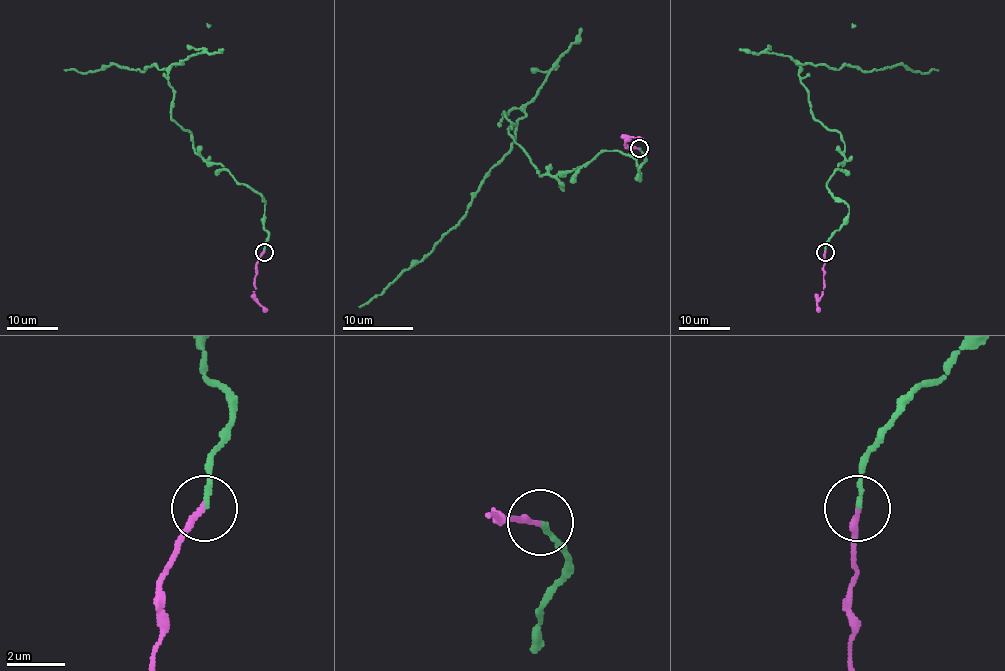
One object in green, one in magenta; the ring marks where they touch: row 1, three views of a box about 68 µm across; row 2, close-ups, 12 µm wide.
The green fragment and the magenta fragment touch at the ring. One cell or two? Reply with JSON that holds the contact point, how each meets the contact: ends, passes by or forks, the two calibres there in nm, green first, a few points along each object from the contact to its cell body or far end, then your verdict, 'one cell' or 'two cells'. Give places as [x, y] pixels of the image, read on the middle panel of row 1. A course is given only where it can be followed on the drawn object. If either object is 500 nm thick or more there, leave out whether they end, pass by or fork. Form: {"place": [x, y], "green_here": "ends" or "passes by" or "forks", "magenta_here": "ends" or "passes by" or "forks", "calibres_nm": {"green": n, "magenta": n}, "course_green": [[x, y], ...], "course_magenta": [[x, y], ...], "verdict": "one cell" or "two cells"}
{"place": [639, 148], "green_here": "ends", "magenta_here": "ends", "calibres_nm": {"green": 140, "magenta": 200}, "course_green": [[638, 148], [640, 182], [619, 150], [540, 175], [505, 111], [524, 115], [466, 216], [359, 307]], "course_magenta": [[638, 148], [627, 147], [626, 141], [631, 138], [643, 140]], "verdict": "one cell"}

